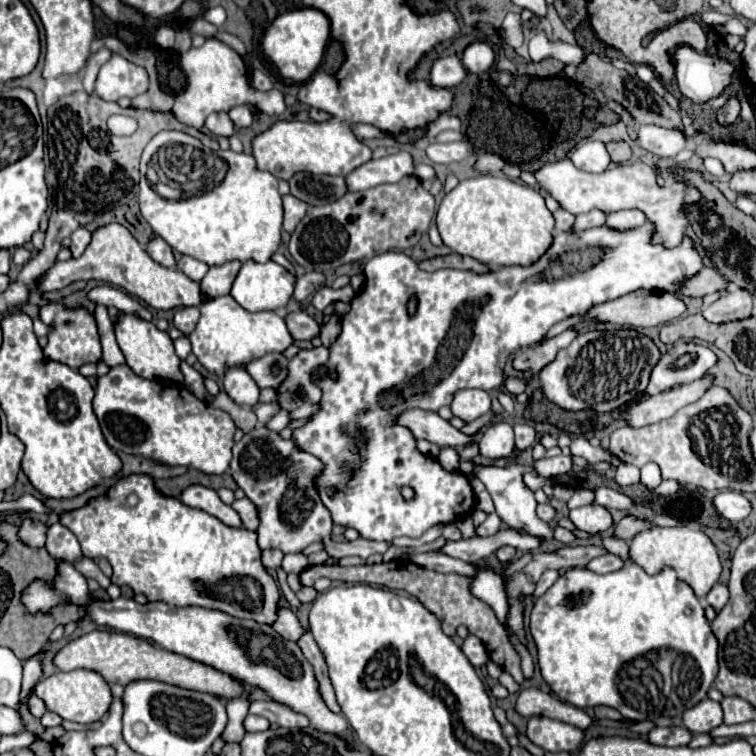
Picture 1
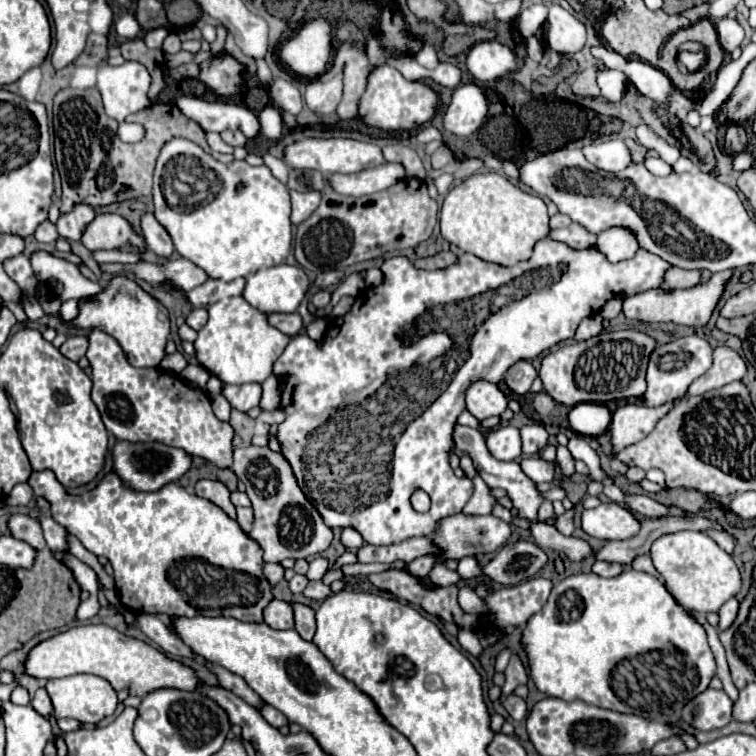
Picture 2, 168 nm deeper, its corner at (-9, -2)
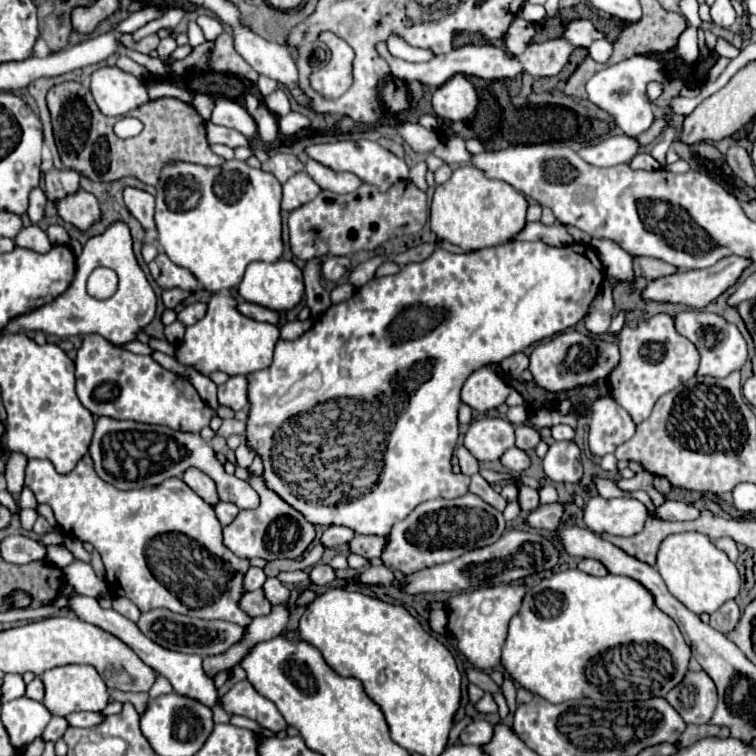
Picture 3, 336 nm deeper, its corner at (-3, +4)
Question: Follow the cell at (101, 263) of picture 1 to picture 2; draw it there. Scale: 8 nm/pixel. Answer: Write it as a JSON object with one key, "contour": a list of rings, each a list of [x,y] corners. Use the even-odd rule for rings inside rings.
{"contour":[[[97,214],[89,226],[85,226],[81,242],[89,250],[113,250],[125,244],[143,248],[143,238],[137,236],[131,224],[119,214]]]}

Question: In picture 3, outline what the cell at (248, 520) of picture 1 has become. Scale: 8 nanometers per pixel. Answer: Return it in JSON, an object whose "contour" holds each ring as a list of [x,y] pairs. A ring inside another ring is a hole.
{"contour":[[[219,502],[219,504],[215,506],[215,512],[217,512],[219,522],[221,522],[223,526],[227,526],[227,524],[231,524],[231,522],[235,520],[235,516],[239,514],[239,508],[237,508],[235,504],[231,504],[231,502]]]}

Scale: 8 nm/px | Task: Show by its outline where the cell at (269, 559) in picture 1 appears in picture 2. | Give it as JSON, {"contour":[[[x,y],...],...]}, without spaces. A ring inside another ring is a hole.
{"contour":[[[265,564],[263,566],[263,574],[265,574],[265,578],[269,580],[269,584],[271,586],[277,586],[281,580],[283,580],[283,568],[281,568],[281,564]]]}

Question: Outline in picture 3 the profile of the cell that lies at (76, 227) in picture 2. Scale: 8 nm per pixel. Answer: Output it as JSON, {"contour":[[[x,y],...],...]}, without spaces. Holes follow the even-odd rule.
{"contour":[[[53,168],[43,178],[45,178],[45,194],[53,204],[57,204],[59,200],[63,200],[71,194],[77,194],[81,190],[77,172],[67,172],[67,170],[55,170]]]}

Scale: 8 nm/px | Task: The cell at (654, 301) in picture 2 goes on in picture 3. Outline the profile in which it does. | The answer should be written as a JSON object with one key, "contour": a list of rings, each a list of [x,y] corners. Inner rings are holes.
{"contour":[[[727,256],[719,260],[715,266],[705,268],[705,270],[687,270],[687,272],[677,272],[673,276],[665,276],[659,280],[649,282],[641,290],[641,298],[645,302],[665,302],[665,304],[685,304],[695,310],[703,310],[709,302],[713,302],[717,296],[721,296],[729,286],[737,282],[741,272],[751,264],[751,260],[743,260],[741,256]]]}

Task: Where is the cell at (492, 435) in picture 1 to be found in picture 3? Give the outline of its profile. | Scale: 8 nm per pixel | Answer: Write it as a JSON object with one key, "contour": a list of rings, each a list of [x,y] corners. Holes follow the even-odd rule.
{"contour":[[[481,418],[465,434],[465,448],[479,462],[499,460],[511,446],[515,446],[513,424],[503,418]]]}

